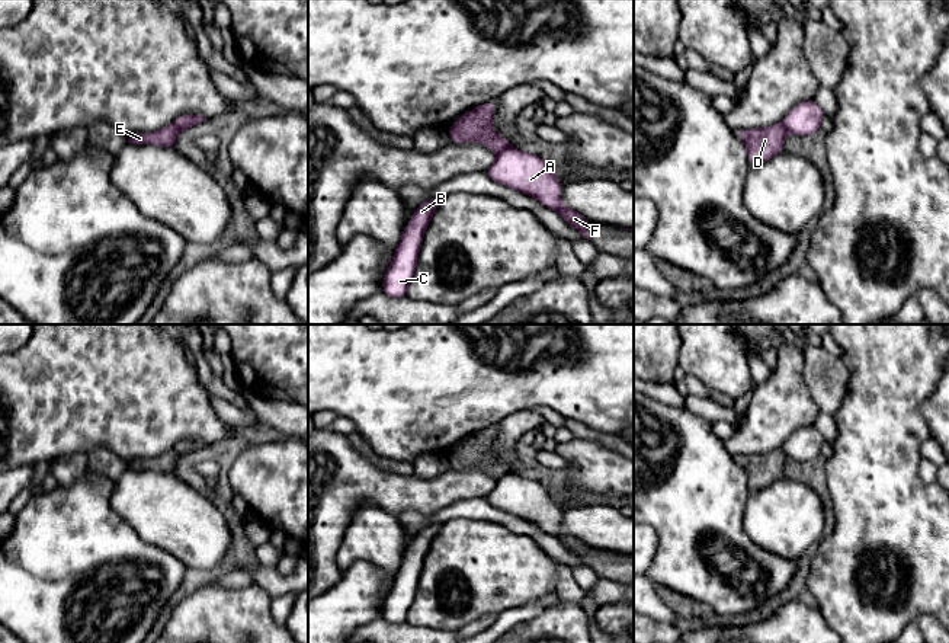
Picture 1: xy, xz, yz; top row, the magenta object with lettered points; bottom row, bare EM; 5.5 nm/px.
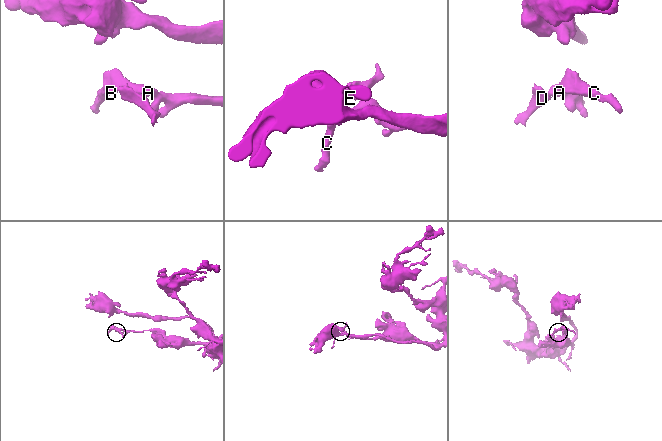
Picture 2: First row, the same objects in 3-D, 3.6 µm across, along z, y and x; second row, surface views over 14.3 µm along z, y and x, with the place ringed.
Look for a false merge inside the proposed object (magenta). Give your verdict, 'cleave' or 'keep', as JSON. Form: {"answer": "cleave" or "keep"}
{"answer": "cleave"}

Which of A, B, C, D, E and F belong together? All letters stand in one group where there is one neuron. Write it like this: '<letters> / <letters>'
A B C F / D E

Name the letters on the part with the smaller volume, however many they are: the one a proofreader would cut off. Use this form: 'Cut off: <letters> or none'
Cut off: D, E

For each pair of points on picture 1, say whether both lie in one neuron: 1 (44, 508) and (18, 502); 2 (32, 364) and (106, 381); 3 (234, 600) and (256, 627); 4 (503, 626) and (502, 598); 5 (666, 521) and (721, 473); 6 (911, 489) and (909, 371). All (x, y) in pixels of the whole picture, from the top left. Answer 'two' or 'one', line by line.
1: two
2: one
3: one
4: two
5: one
6: one

